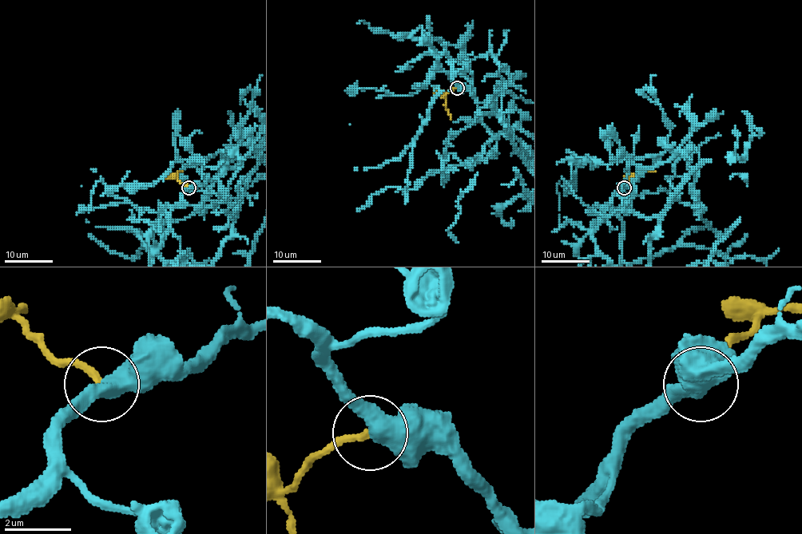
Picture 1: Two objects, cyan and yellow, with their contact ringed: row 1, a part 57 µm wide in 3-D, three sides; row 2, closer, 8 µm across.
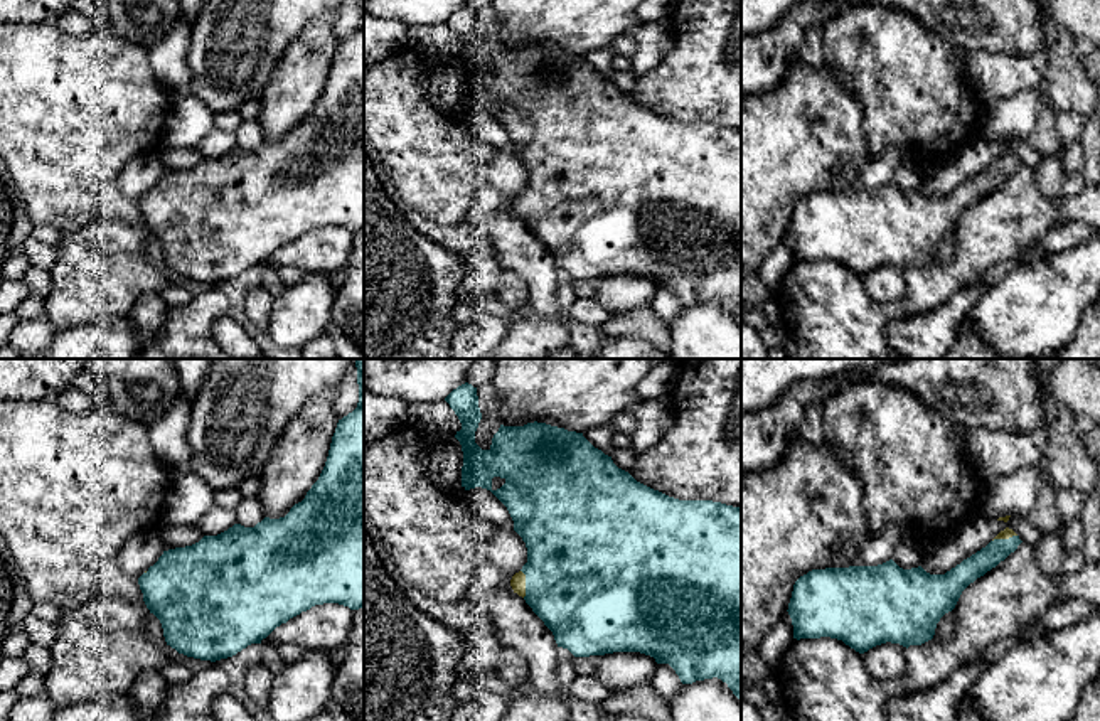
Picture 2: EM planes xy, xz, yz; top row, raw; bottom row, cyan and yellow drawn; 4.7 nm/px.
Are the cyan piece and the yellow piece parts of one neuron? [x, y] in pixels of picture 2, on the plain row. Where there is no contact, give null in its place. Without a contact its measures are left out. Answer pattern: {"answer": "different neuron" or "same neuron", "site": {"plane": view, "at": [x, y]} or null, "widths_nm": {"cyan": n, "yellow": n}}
{"answer": "same neuron", "site": {"plane": "xz", "at": [526, 206]}, "widths_nm": {"cyan": 500, "yellow": 70}}

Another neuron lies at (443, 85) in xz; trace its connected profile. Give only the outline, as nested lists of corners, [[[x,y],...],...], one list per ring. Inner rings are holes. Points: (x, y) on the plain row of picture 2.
[[[428,56],[428,76],[425,79],[426,98],[446,111],[460,111],[463,74],[455,59]]]

